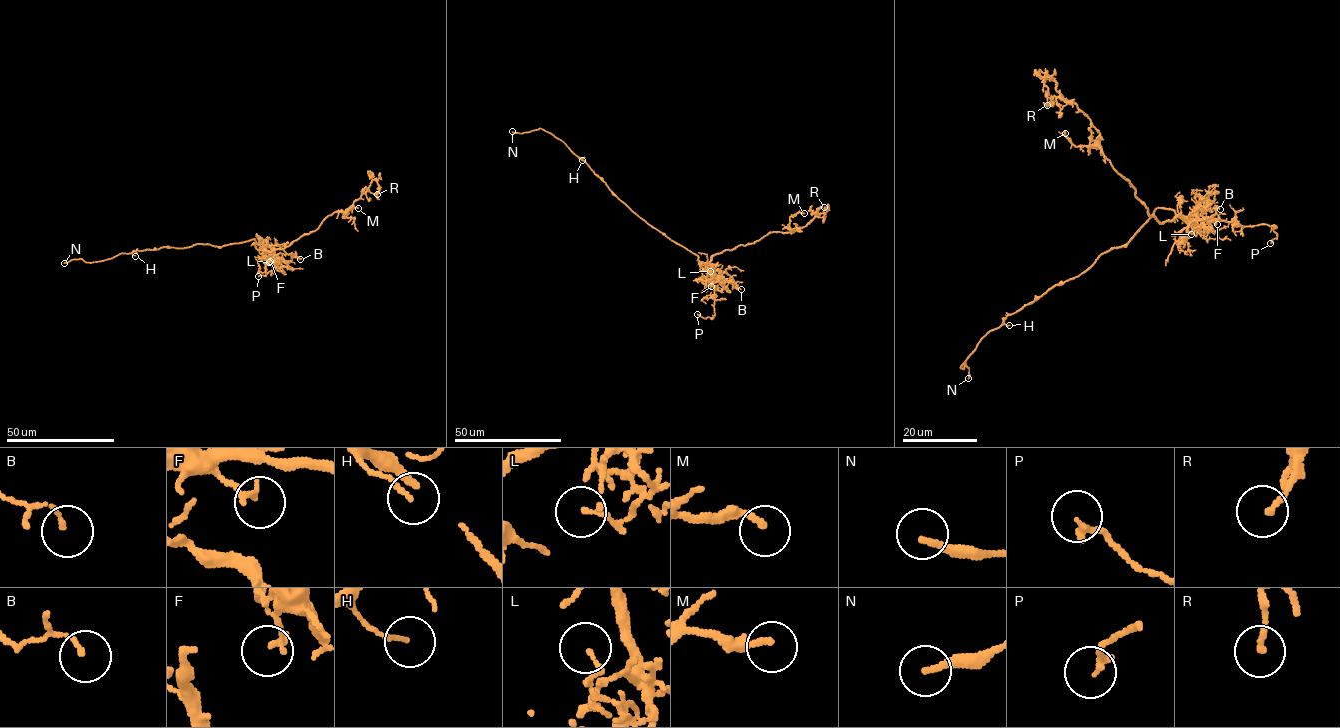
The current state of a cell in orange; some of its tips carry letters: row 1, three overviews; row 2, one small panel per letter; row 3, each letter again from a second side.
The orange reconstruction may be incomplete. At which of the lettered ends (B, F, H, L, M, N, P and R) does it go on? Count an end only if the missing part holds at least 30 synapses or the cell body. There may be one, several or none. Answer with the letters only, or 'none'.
N

